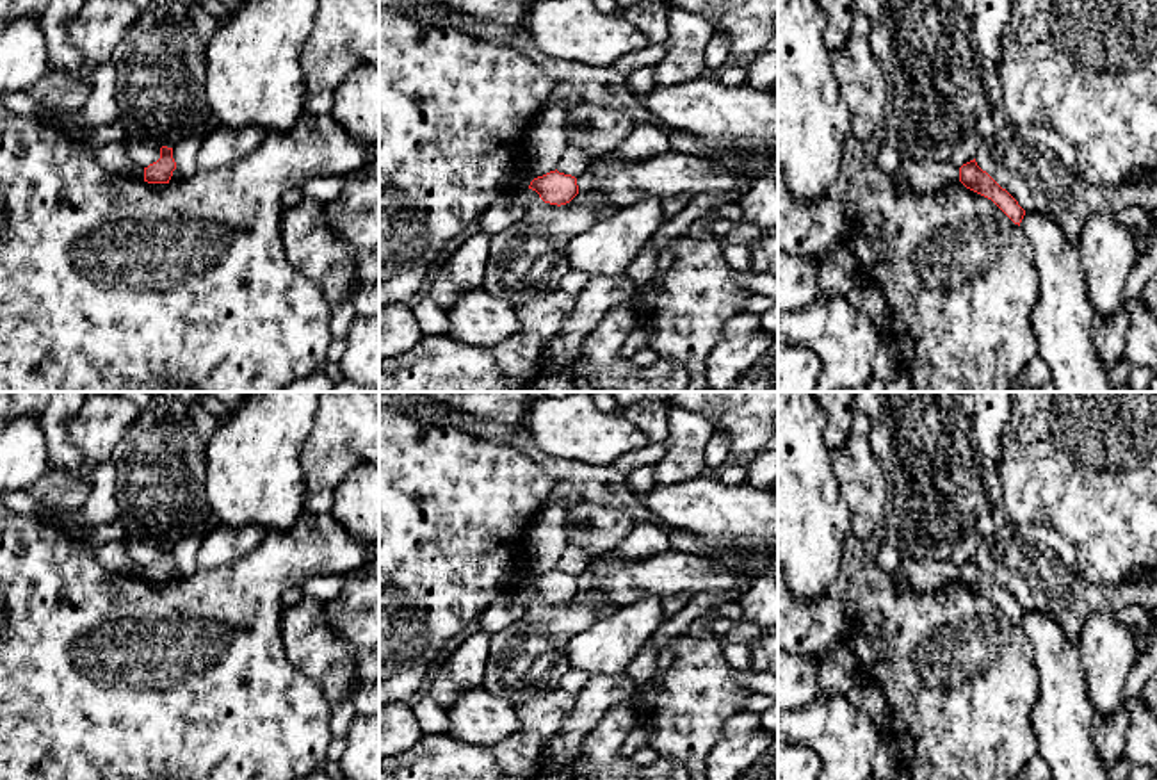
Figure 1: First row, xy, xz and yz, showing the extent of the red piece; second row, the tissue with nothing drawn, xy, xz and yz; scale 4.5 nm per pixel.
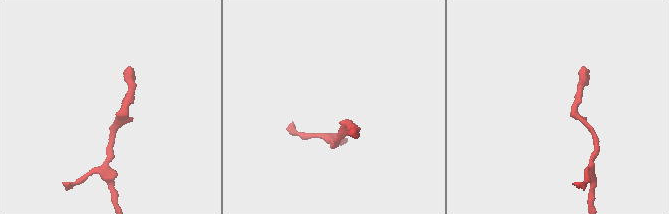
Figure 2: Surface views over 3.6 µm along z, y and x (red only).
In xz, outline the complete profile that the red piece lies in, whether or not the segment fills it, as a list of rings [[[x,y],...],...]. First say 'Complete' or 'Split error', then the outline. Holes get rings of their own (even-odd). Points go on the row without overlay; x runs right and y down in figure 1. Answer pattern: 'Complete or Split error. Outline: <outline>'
Complete. Outline: [[[557,568],[534,577],[529,588],[536,589],[545,602],[557,605],[570,602],[578,593],[577,577]]]

